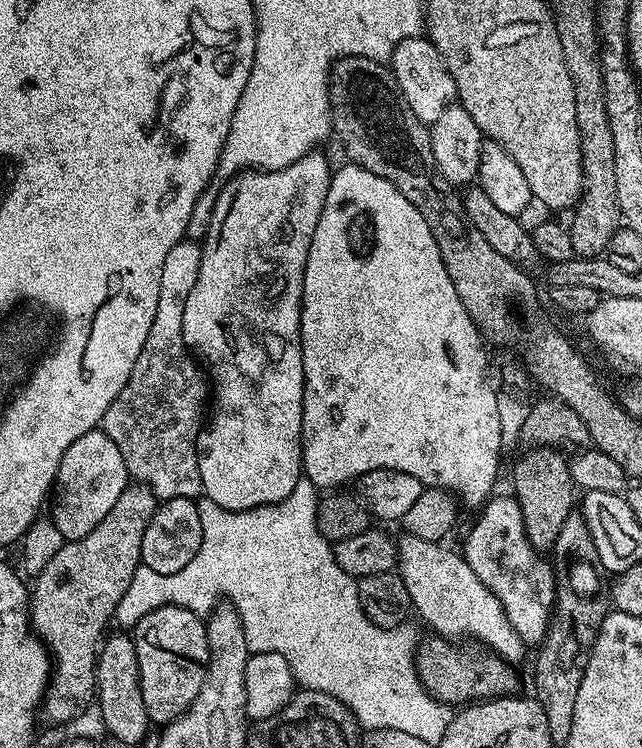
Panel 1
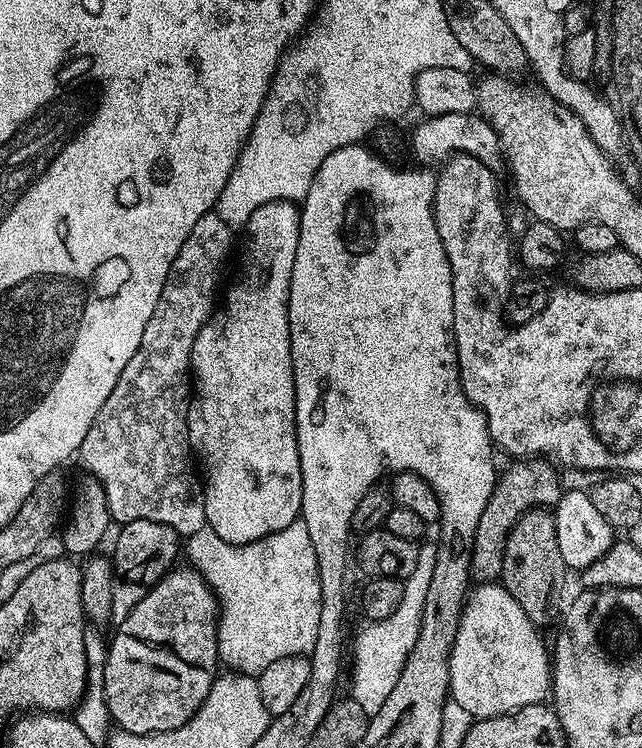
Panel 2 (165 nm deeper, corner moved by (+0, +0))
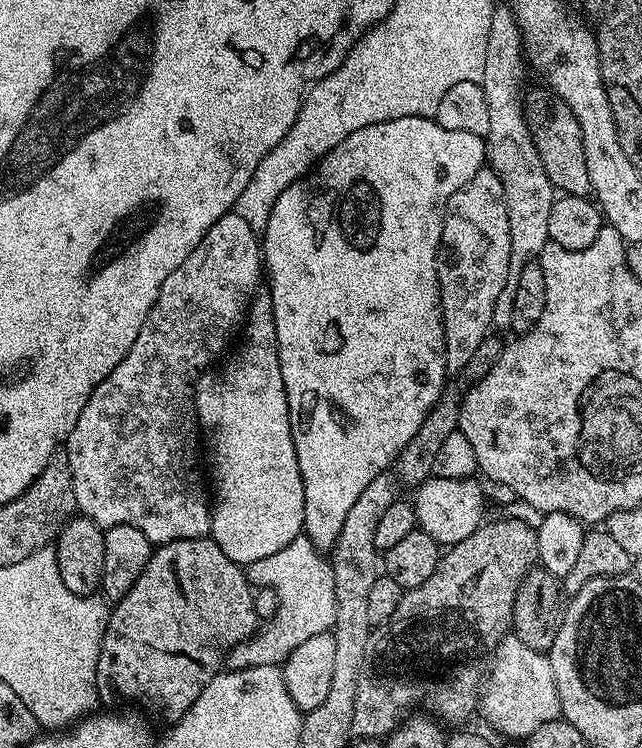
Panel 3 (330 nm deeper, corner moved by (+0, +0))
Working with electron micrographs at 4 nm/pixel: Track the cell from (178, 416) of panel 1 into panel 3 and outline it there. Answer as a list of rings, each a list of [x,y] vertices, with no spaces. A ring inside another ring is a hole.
[[[234,210],[227,212],[222,218],[218,218],[218,222],[214,222],[214,226],[210,226],[210,230],[206,230],[206,238],[202,238],[202,242],[198,242],[198,246],[194,246],[190,258],[186,258],[186,262],[182,262],[182,266],[178,266],[174,270],[174,274],[170,274],[170,278],[166,278],[166,282],[162,282],[162,290],[158,290],[158,298],[154,302],[150,314],[146,314],[146,322],[142,322],[142,330],[138,330],[138,338],[134,338],[134,346],[130,346],[126,358],[122,358],[122,362],[118,362],[118,366],[114,366],[114,370],[110,370],[107,378],[102,382],[98,382],[98,386],[90,394],[86,406],[82,406],[82,414],[78,414],[78,422],[74,422],[74,430],[70,430],[66,441],[68,465],[74,482],[74,498],[76,499],[77,509],[83,515],[91,518],[98,527],[106,529],[129,524],[138,530],[142,530],[142,534],[146,534],[146,538],[153,546],[169,544],[175,540],[199,540],[211,533],[210,492],[206,487],[205,473],[204,476],[200,473],[200,440],[202,444],[202,432],[196,419],[196,382],[205,369],[211,365],[208,363],[215,356],[222,355],[221,357],[223,357],[229,351],[229,349],[227,350],[228,343],[232,339],[234,339],[233,341],[237,339],[247,317],[249,307],[257,295],[258,289],[256,287],[259,284],[261,287],[261,241],[258,239],[257,232],[250,230],[249,224]]]

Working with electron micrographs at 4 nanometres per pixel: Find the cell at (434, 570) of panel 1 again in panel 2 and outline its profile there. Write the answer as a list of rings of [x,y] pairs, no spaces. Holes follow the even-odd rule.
[[[480,582],[468,593],[464,609],[460,615],[458,634],[450,650],[450,698],[458,702],[476,720],[485,720],[495,716],[505,716],[522,710],[522,706],[543,704],[549,699],[552,687],[552,667],[550,648],[544,645],[539,636],[537,625],[526,618],[526,610],[514,602],[514,594],[504,588],[500,582]]]

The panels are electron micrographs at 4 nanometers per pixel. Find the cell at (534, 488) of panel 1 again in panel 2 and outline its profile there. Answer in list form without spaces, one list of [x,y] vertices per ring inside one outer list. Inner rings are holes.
[[[532,508],[529,512],[524,512],[506,538],[506,550],[499,579],[504,588],[510,590],[510,594],[514,594],[514,602],[518,602],[522,610],[526,610],[526,618],[530,618],[532,624],[543,626],[550,623],[556,615],[556,619],[561,615],[560,599],[564,596],[564,575],[566,575],[566,569],[562,562],[562,554],[558,551],[555,515],[548,508]]]

